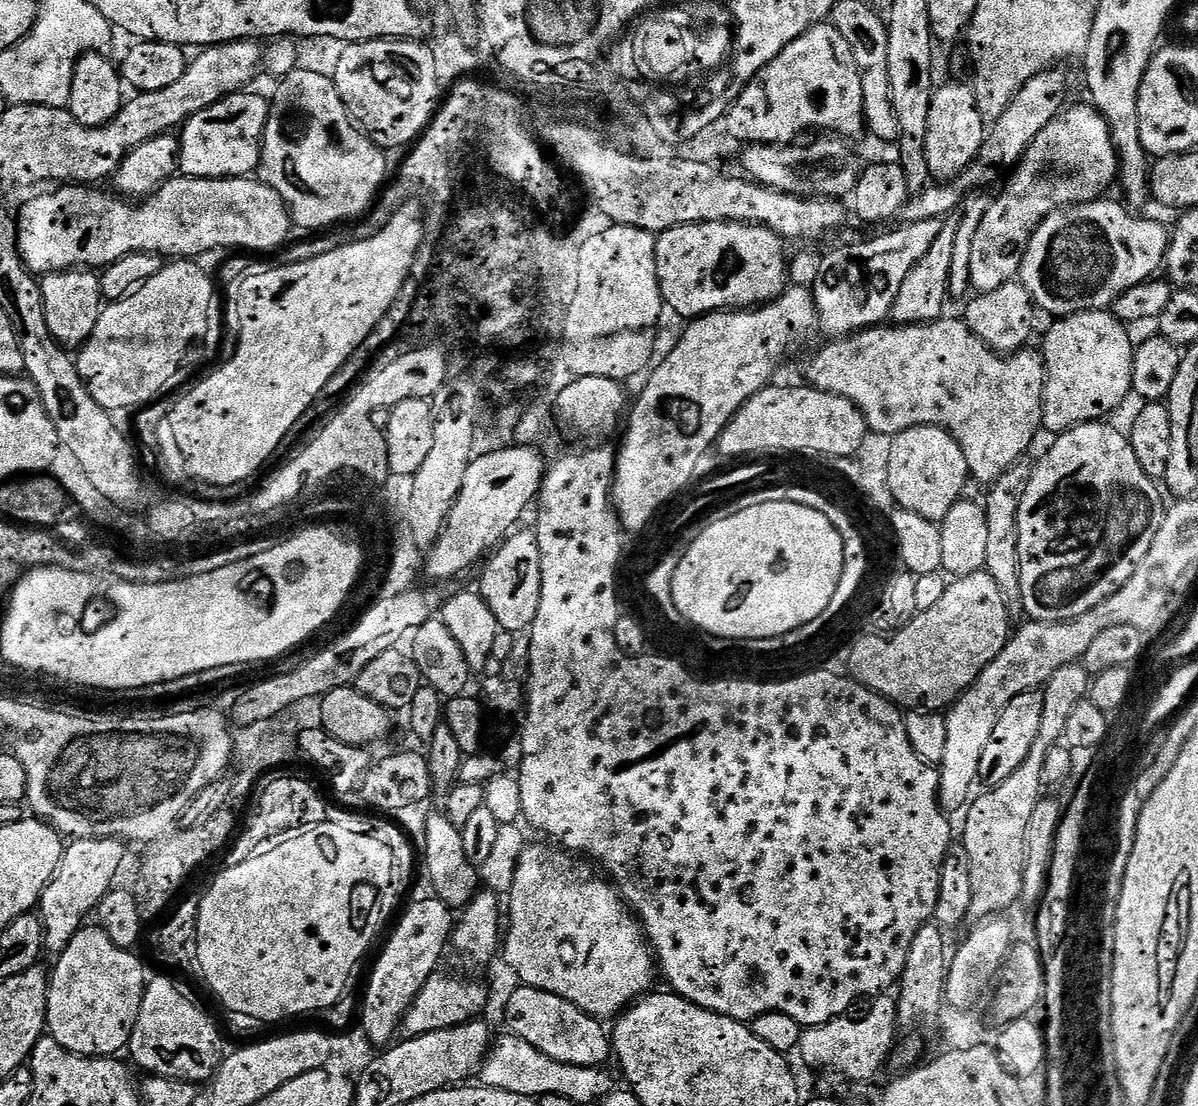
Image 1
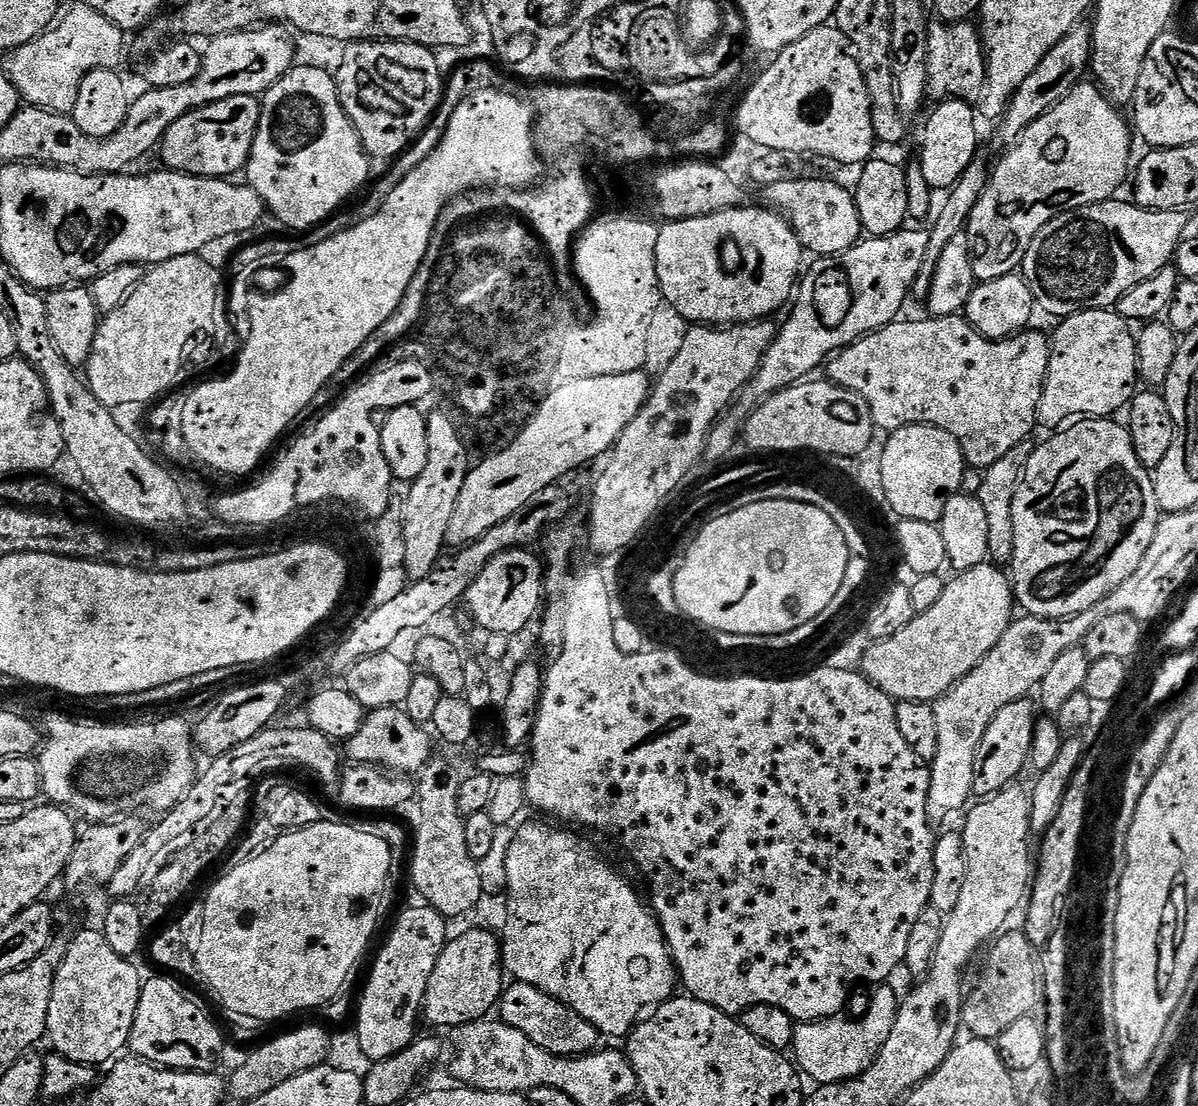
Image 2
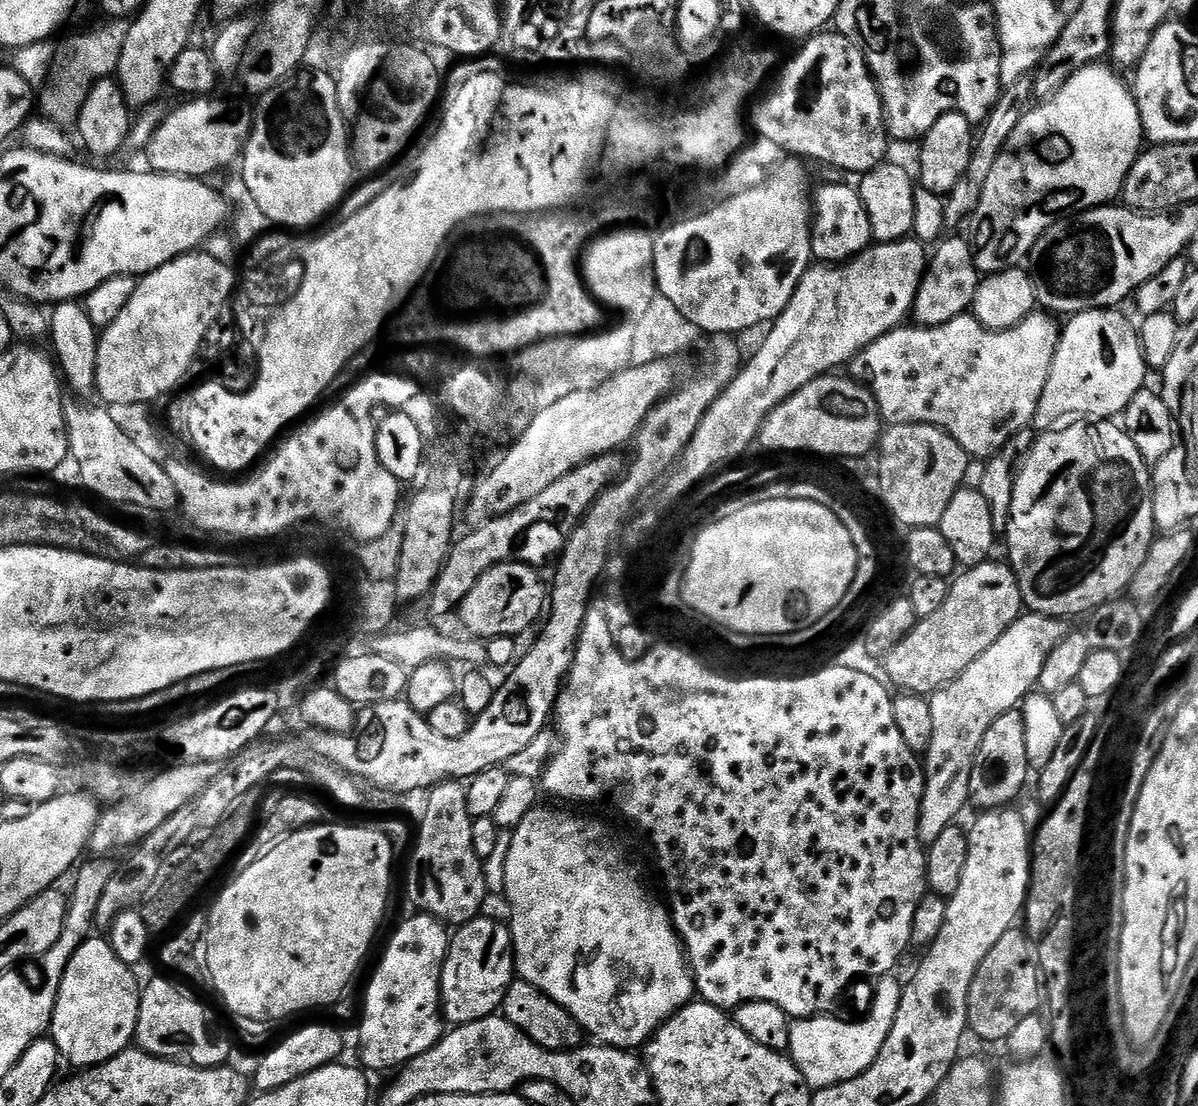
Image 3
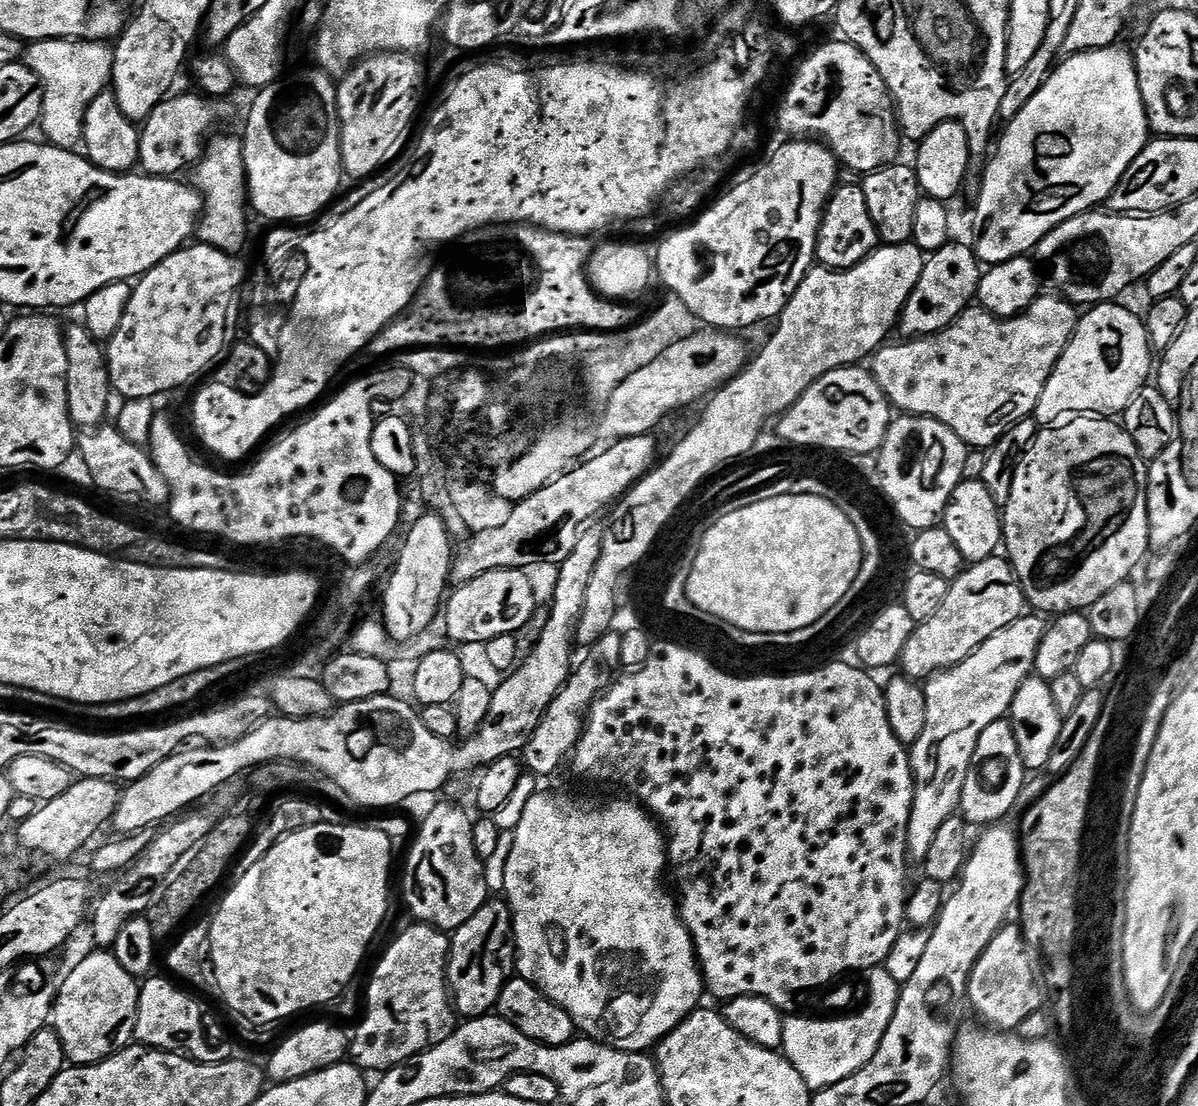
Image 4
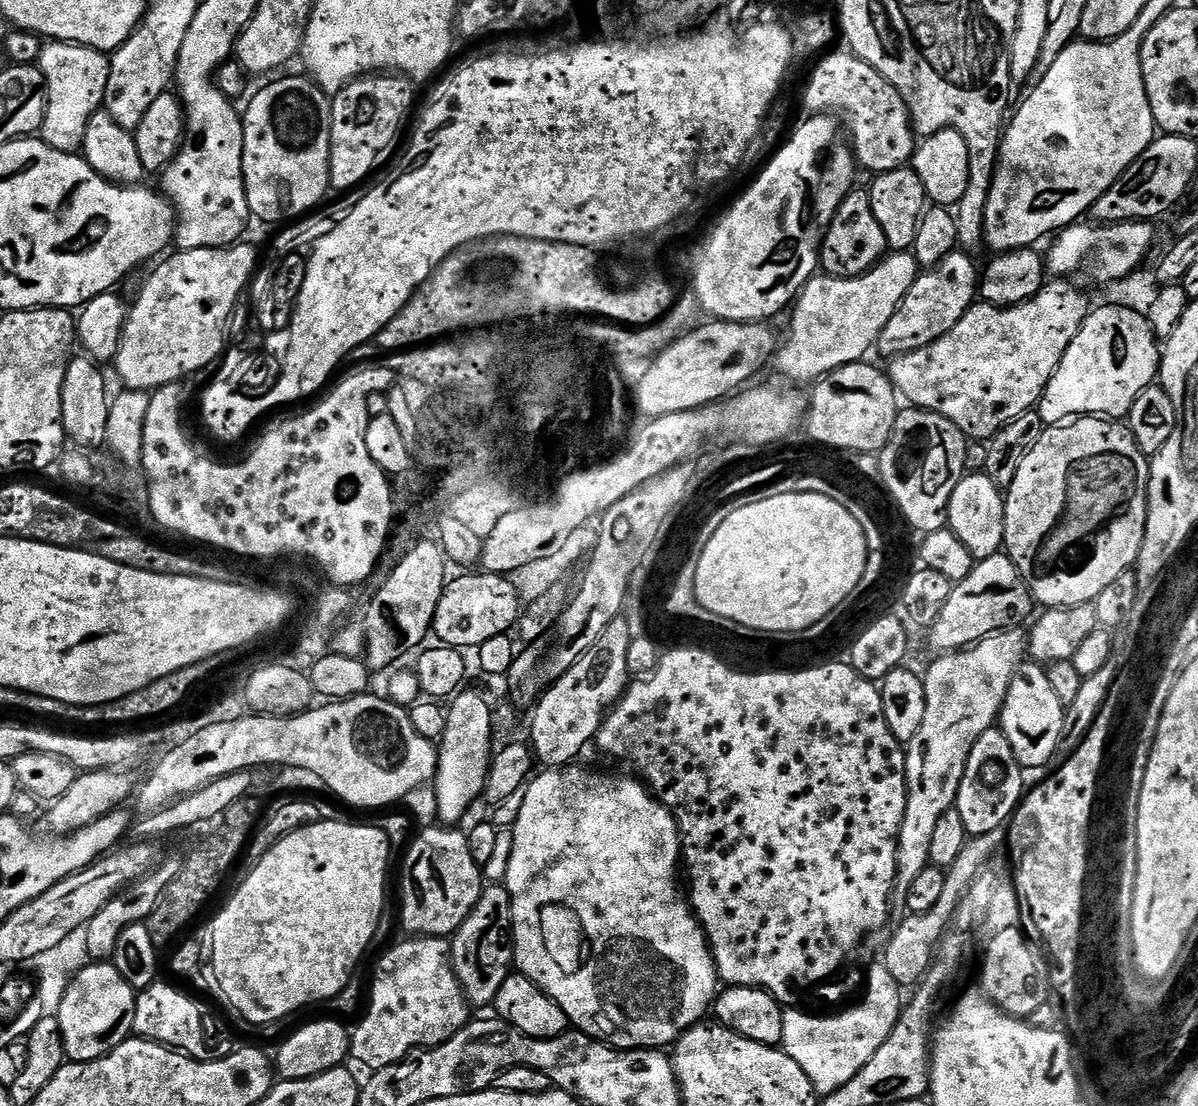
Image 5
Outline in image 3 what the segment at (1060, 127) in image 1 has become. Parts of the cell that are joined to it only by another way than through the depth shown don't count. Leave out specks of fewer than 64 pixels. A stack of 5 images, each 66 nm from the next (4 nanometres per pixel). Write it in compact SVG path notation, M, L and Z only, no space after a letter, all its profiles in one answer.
M1104 62L1088 64L1076 71L1058 94L1025 112L1004 153L994 162L980 204L970 217L970 243L977 272L991 274L1023 265L1031 257L1038 238L1069 210L1086 212L1107 205L1121 195L1124 179L1140 155L1146 137L1133 89L1124 85L1119 74L1115 67Z

